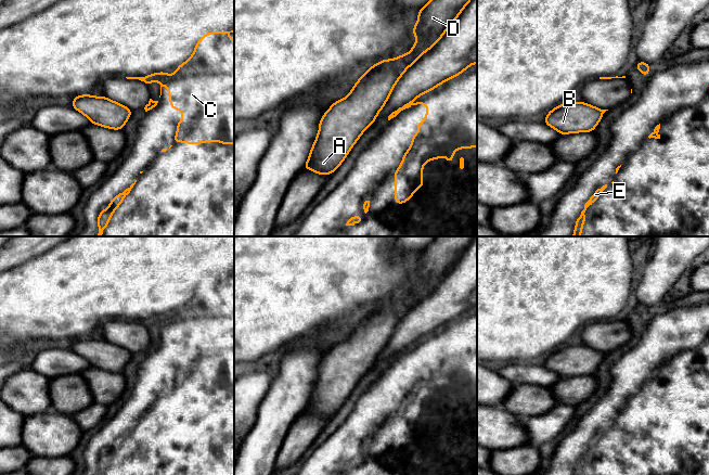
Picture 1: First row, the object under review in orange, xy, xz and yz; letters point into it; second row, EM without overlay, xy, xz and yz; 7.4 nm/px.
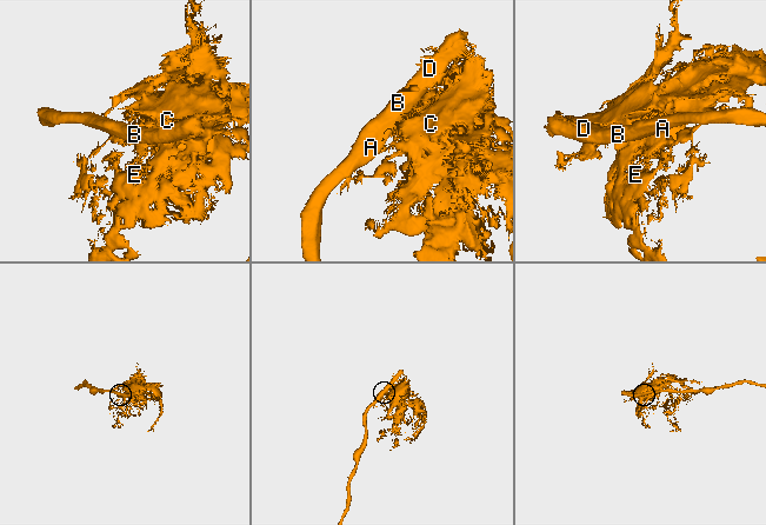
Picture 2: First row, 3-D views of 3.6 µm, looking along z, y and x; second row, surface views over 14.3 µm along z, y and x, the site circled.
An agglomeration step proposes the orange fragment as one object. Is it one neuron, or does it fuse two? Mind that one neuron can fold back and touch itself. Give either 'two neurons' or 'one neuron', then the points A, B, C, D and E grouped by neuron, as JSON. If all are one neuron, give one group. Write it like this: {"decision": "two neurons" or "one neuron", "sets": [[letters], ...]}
{"decision": "two neurons", "sets": [["A", "B", "D"], ["C", "E"]]}

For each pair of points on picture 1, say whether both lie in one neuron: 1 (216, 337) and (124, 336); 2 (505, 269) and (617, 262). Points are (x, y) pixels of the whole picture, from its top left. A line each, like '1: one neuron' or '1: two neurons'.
1: two neurons
2: one neuron

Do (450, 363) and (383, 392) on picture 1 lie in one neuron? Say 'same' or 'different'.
same

